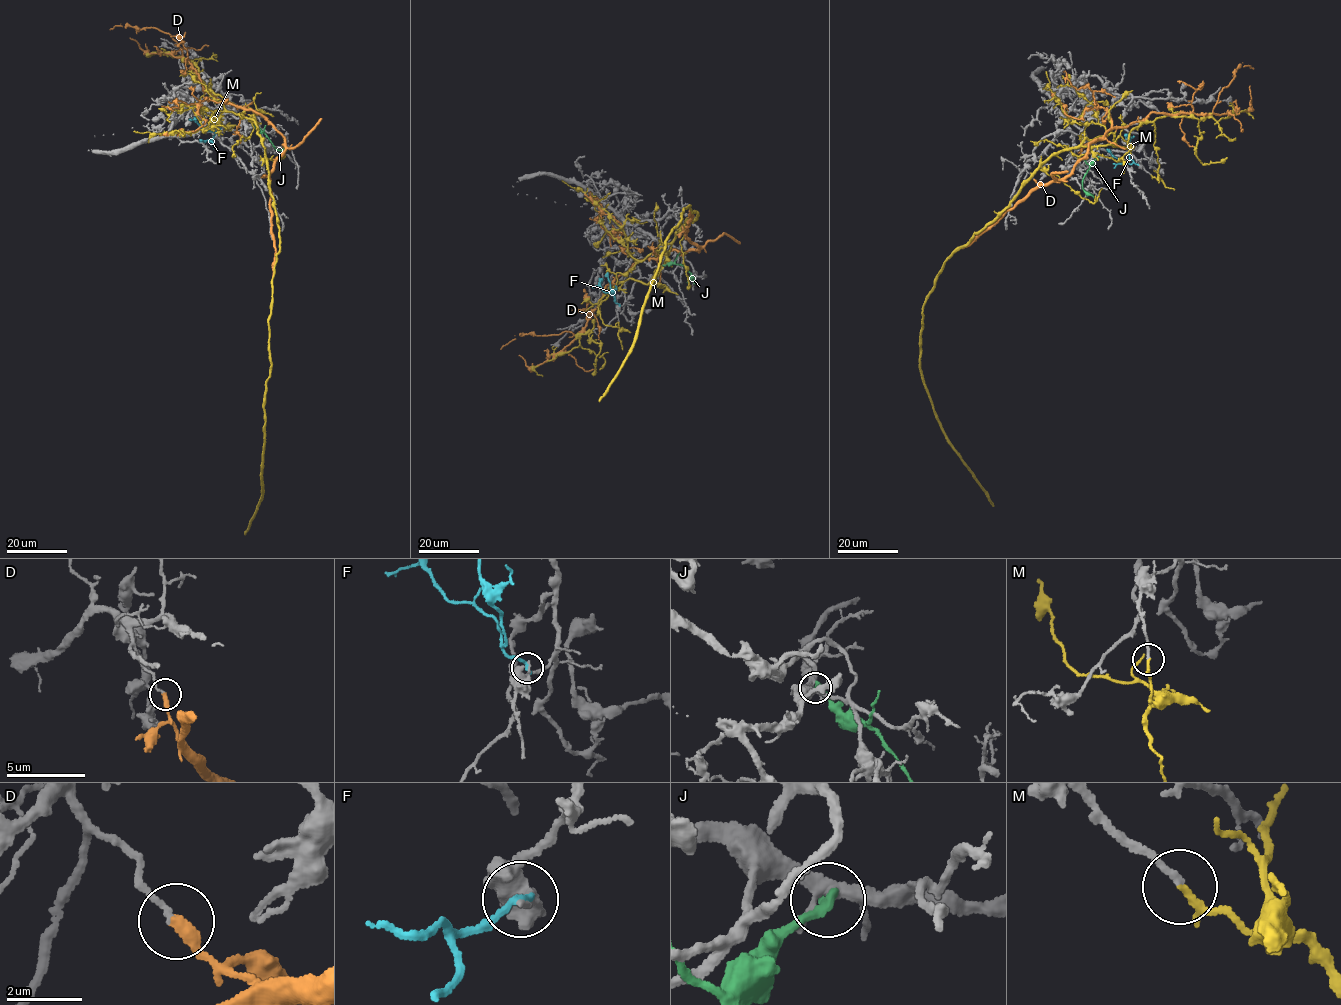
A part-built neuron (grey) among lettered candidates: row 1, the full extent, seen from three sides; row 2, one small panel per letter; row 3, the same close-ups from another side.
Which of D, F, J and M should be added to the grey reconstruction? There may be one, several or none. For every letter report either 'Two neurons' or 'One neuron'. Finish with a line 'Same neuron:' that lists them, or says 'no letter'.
D: Two neurons
F: Two neurons
J: Two neurons
M: Two neurons
Same neuron: no letter

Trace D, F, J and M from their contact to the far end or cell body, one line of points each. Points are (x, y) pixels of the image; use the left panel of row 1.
D: (264, 175), (284, 150), (285, 142), (269, 121), (210, 94), (168, 33), (126, 26), (109, 30)
F: (220, 128), (206, 130), (188, 119)
J: (253, 125), (263, 131), (278, 150), (289, 148)
M: (223, 130), (199, 112), (205, 86), (252, 110), (265, 149), (280, 240), (268, 322), (263, 492), (244, 534)

